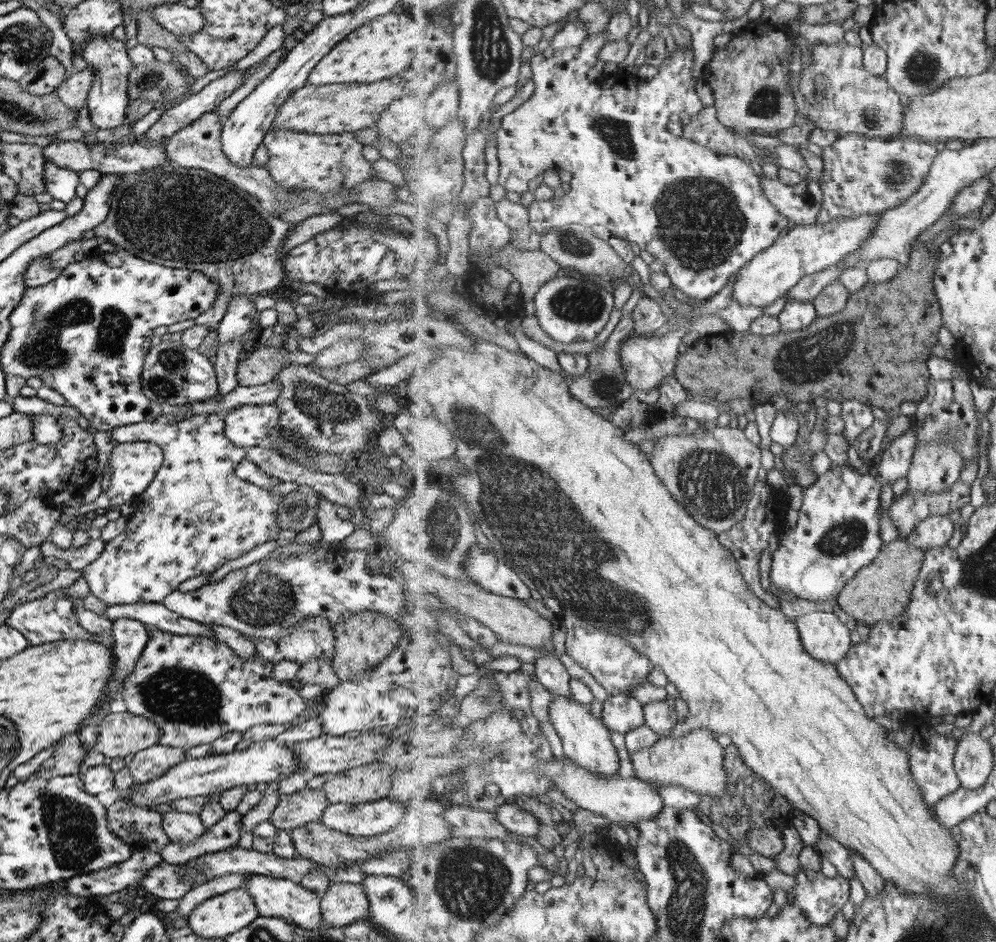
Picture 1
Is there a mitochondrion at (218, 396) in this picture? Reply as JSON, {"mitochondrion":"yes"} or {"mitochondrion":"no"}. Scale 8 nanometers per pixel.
{"mitochondrion":"no"}

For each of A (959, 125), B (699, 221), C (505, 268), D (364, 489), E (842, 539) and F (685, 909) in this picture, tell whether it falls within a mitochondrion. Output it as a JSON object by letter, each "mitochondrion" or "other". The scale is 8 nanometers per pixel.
{"A":"other","B":"mitochondrion","C":"other","D":"other","E":"mitochondrion","F":"mitochondrion"}

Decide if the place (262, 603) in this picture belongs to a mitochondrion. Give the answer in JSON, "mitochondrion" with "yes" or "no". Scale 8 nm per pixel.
{"mitochondrion":"yes"}

